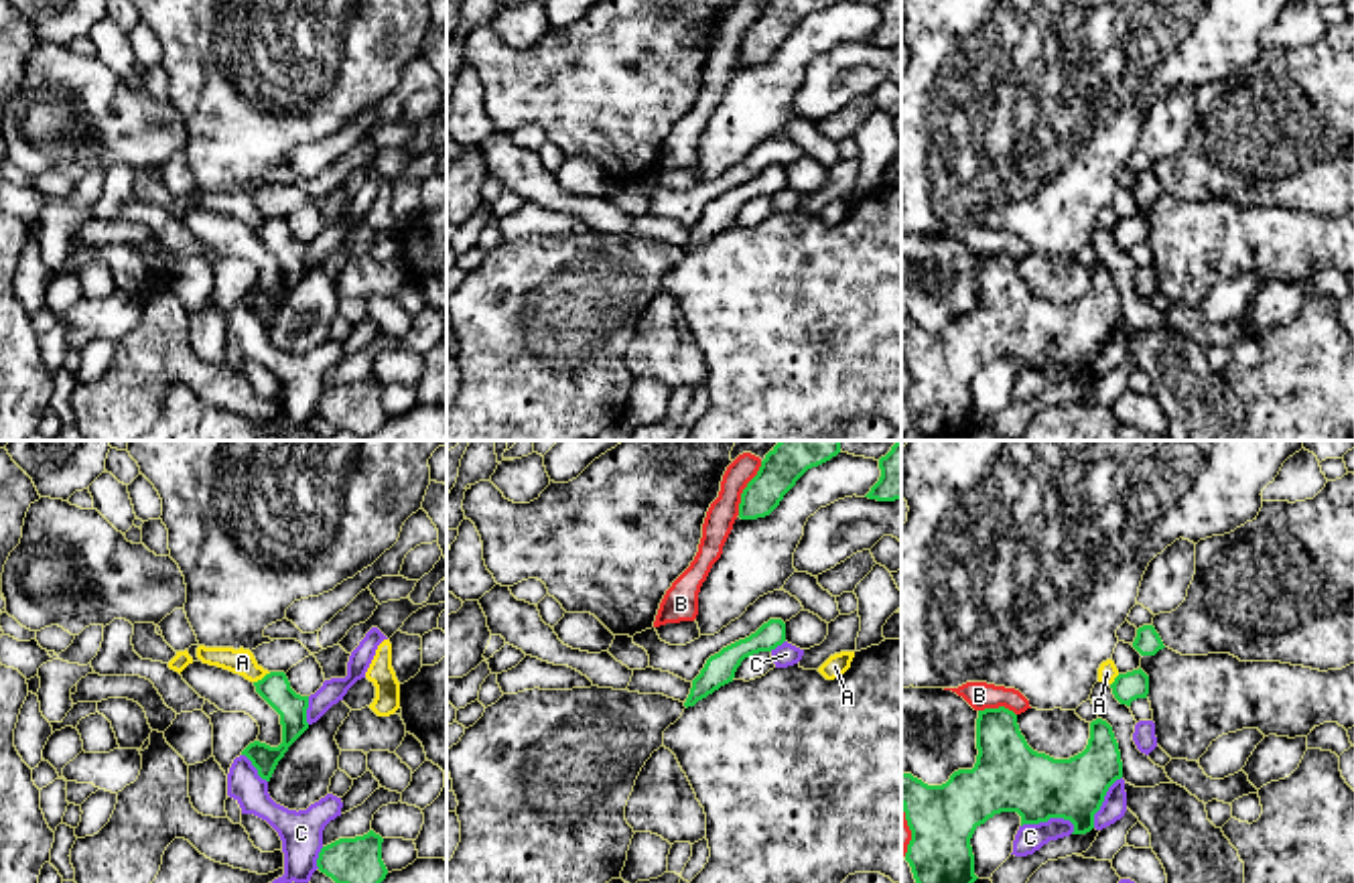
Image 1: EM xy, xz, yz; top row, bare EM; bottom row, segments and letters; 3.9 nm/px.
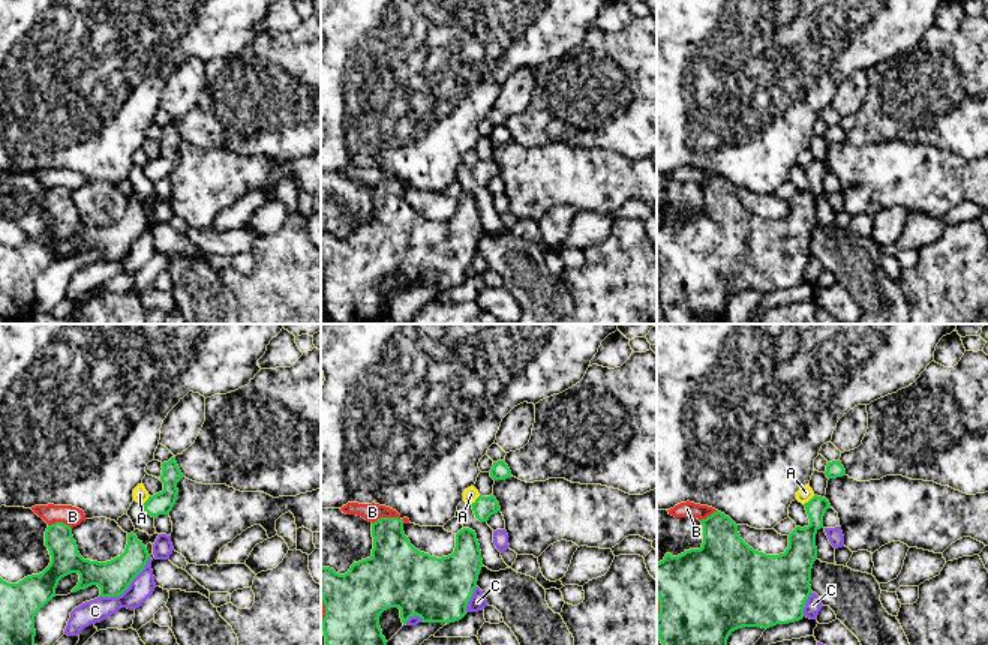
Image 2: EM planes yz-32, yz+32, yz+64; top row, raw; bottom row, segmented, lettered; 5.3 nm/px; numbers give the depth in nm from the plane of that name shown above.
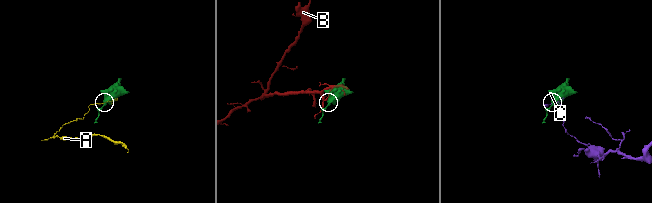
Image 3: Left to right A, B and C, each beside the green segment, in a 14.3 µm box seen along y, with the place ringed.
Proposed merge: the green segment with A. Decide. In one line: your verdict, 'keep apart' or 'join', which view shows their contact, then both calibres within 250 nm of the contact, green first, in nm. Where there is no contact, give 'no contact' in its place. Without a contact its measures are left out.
keep apart | xy | 120/100 nm

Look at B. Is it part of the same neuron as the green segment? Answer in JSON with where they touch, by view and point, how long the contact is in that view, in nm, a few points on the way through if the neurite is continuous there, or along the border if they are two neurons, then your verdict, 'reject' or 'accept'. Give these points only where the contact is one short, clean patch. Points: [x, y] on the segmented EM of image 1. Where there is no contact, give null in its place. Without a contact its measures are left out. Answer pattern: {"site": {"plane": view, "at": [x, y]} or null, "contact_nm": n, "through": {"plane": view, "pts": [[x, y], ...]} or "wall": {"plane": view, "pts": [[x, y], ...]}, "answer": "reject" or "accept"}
{"site": {"plane": "xz", "at": [746, 488]}, "contact_nm": 240, "answer": "reject"}

